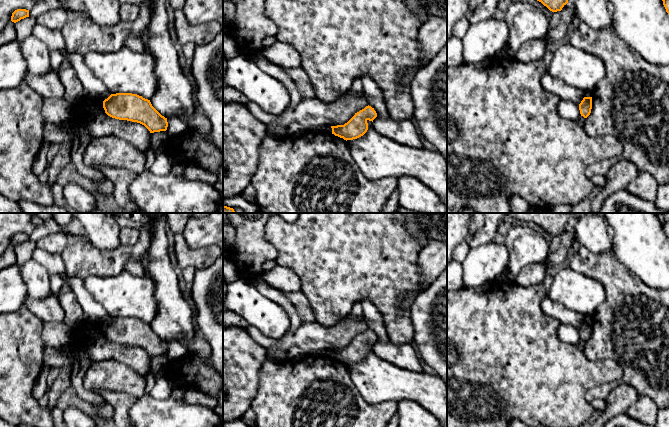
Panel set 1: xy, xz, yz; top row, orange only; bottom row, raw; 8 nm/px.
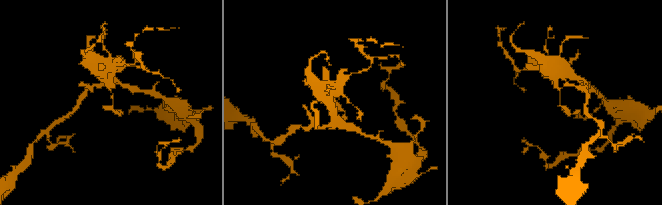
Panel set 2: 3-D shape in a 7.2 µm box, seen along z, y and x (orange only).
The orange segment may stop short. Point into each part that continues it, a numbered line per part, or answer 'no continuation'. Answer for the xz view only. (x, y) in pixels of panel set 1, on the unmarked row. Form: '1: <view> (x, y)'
no continuation

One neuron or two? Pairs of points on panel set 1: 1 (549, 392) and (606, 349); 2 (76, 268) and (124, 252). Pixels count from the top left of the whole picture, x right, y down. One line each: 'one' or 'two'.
1: two
2: one

